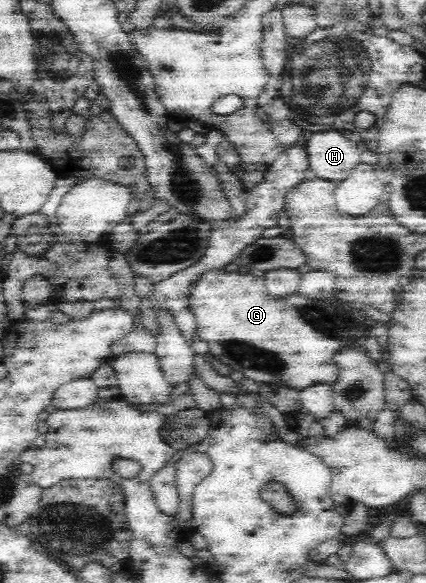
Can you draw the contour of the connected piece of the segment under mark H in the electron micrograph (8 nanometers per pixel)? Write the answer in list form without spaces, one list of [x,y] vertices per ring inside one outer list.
[[[336,129],[308,135],[304,150],[309,176],[334,184],[344,181],[360,163],[356,143]]]

